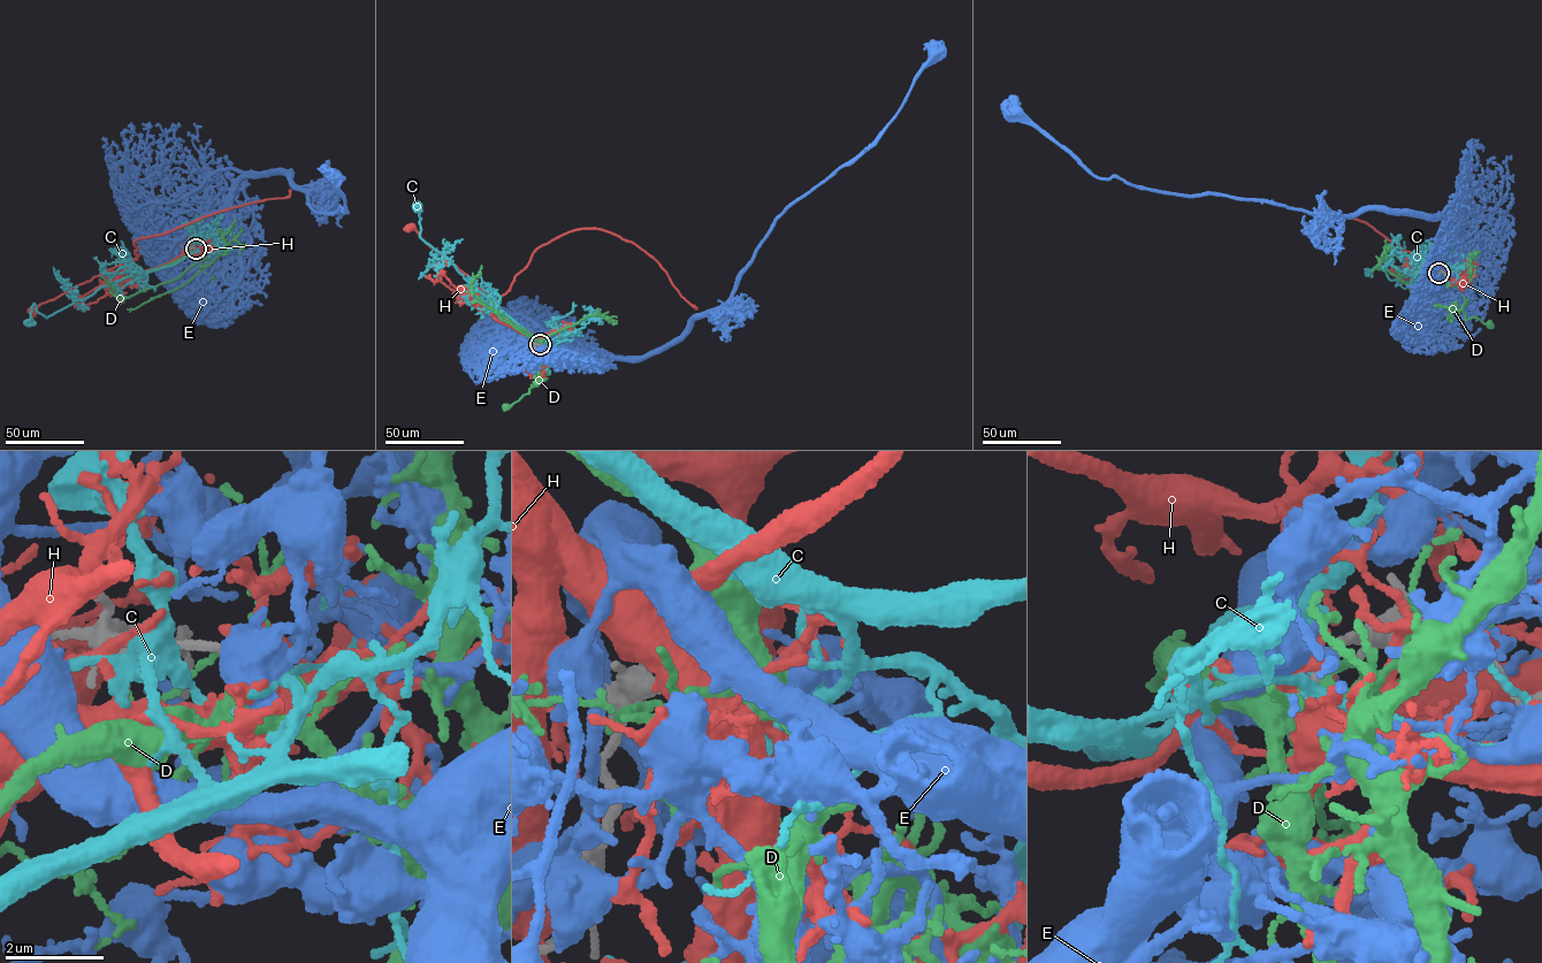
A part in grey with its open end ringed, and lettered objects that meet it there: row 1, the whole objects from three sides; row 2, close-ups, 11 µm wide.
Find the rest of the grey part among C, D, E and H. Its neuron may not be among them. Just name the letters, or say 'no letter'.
no letter

